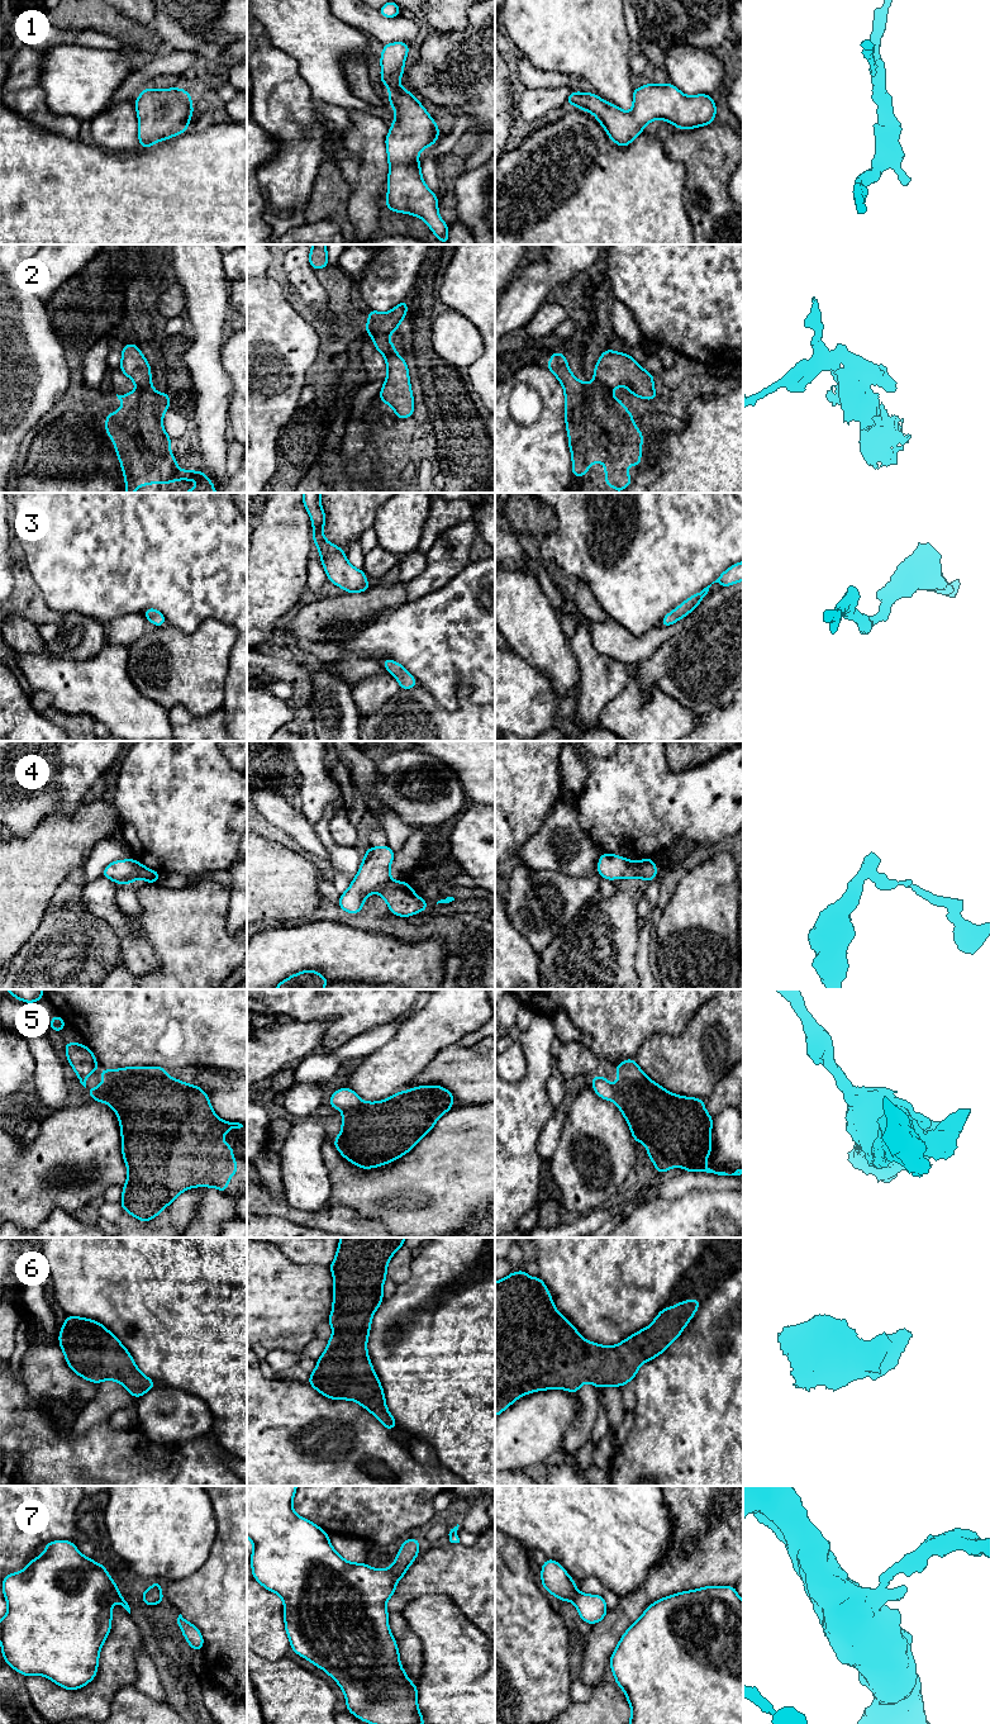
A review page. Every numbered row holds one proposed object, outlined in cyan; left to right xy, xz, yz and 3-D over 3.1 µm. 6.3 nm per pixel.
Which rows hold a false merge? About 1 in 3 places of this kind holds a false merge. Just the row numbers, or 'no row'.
4, 5, 6

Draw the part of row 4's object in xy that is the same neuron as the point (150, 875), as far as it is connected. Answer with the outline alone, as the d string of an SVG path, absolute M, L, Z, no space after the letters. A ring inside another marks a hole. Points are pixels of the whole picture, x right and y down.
M139 863L139 873L138 873L138 877L142 878L142 879L144 879L146 883L157 883L157 880L161 877L161 873L154 872L152 869L148 869L148 868L146 868L144 865L142 865Z

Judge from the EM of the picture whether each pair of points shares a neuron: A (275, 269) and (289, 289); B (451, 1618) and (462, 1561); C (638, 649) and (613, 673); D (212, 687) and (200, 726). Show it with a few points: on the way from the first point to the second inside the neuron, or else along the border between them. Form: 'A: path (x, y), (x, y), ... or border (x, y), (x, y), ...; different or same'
A: path (277, 274), (285, 284); same
B: border (426, 1594), (444, 1594), (475, 1624); different
C: border (596, 650), (628, 665); different
D: border (175, 706), (182, 704), (198, 716), (220, 709); different

